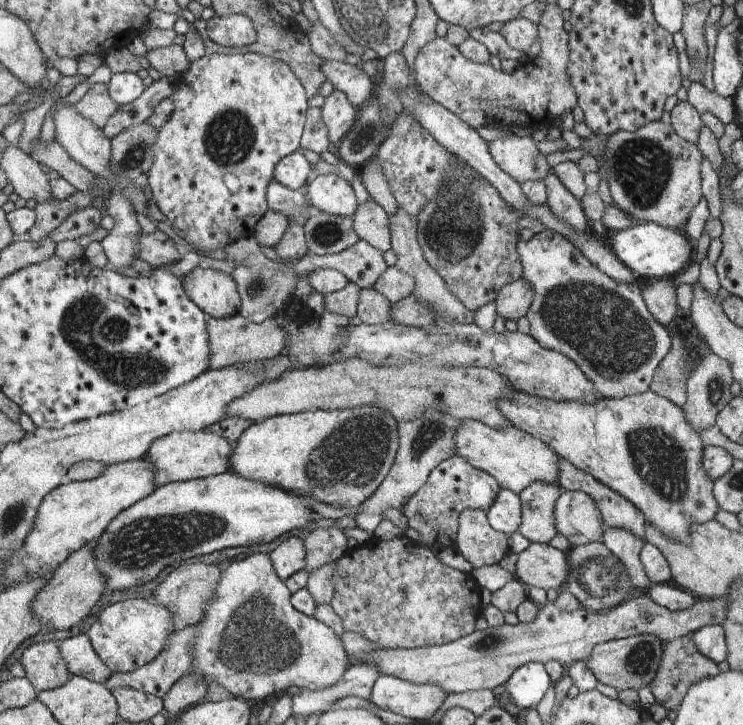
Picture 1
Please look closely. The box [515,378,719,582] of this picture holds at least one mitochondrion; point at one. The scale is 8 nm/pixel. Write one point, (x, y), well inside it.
(656, 456)

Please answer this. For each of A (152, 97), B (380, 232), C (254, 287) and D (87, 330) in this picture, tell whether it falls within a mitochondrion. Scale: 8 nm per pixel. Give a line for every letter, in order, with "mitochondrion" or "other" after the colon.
A: other
B: other
C: mitochondrion
D: mitochondrion

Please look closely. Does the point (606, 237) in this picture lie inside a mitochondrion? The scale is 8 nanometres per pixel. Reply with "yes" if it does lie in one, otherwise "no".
no

